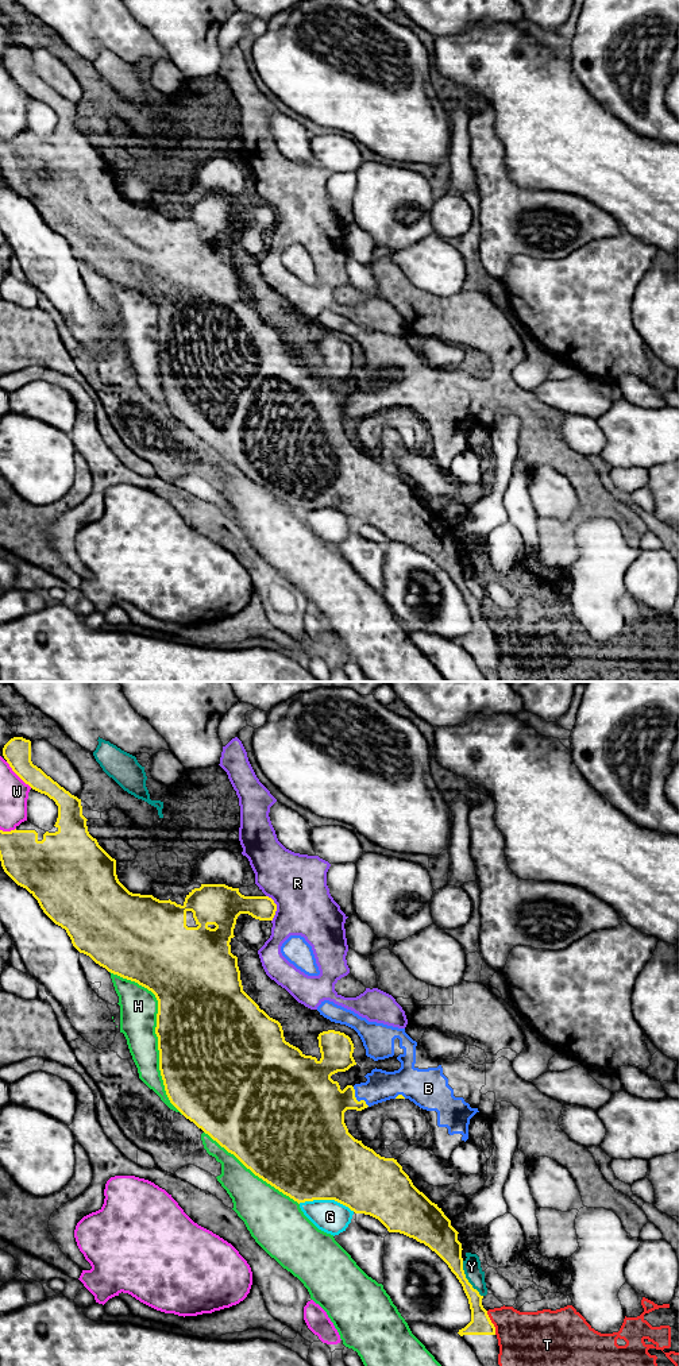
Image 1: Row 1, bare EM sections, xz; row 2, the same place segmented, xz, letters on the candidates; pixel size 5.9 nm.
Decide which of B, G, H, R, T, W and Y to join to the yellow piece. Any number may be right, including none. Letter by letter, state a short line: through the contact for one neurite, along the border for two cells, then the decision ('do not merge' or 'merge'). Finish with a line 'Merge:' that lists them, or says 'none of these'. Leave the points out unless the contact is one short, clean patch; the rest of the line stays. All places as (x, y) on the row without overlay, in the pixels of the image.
B: merge
G: do not merge
H: do not merge
R: merge
T: do not merge
W: do not merge
Y: do not merge
Merge: B, R

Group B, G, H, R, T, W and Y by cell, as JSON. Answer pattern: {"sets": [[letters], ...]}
{"sets": [["B", "R"], ["G"], ["H"], ["T"], ["W"], ["Y"]]}

